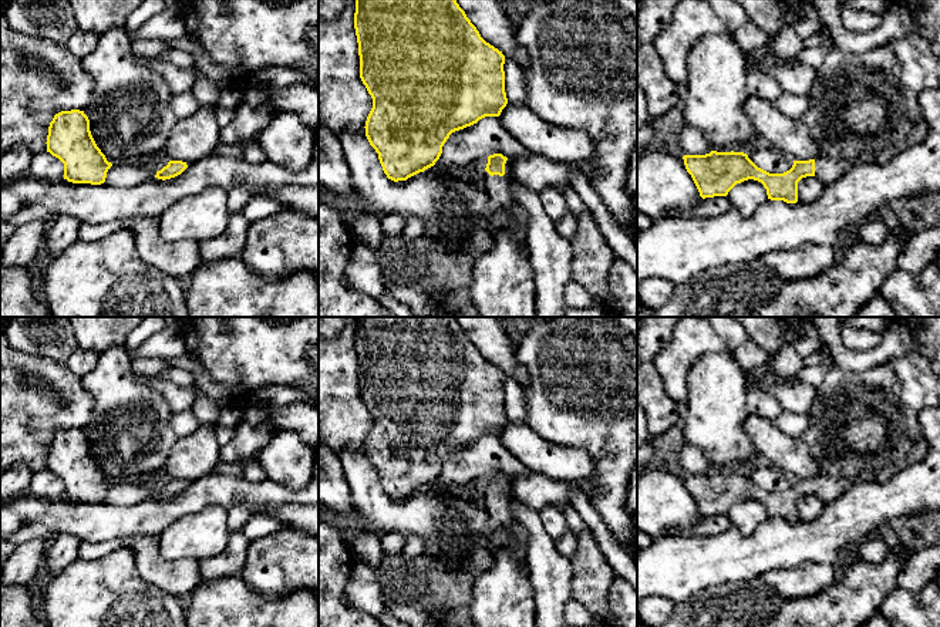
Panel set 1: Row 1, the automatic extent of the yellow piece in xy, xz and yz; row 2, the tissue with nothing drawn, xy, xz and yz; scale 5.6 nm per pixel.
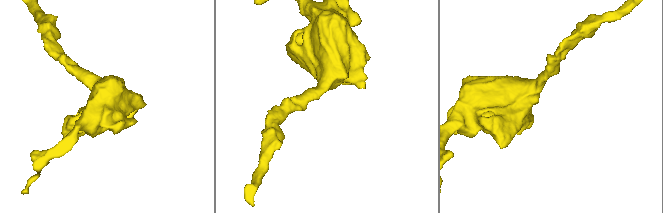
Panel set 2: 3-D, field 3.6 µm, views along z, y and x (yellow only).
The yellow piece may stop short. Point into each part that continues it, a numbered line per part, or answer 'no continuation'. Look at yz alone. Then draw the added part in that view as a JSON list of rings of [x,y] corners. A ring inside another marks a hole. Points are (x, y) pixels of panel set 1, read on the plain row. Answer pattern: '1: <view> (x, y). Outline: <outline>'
1: yz (826, 488). Outline: [[[821,473],[815,476],[815,496],[829,503],[840,496],[849,486],[850,481]]]

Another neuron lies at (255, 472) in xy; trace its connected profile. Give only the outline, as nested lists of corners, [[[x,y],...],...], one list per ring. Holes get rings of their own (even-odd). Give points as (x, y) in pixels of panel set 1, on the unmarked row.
[[[250,456],[247,458],[247,469],[242,473],[242,476],[250,482],[262,482],[267,479],[263,468]]]

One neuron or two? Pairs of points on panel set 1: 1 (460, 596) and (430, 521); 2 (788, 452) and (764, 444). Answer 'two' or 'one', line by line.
1: two
2: one

